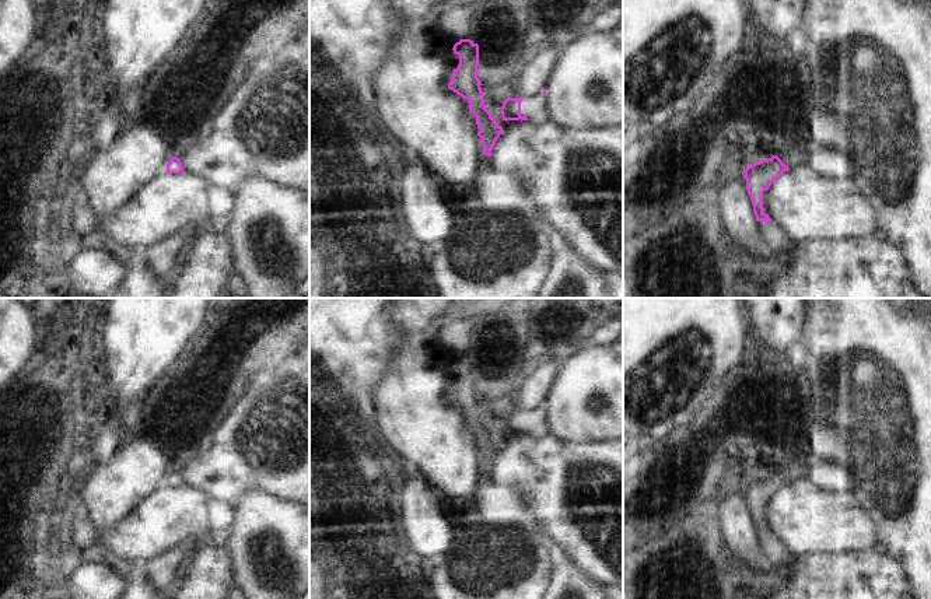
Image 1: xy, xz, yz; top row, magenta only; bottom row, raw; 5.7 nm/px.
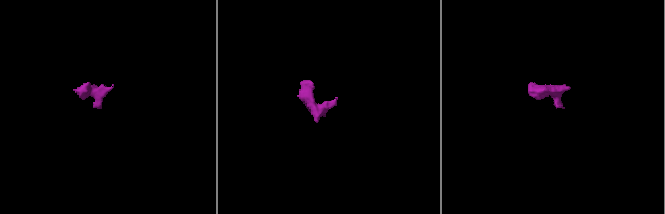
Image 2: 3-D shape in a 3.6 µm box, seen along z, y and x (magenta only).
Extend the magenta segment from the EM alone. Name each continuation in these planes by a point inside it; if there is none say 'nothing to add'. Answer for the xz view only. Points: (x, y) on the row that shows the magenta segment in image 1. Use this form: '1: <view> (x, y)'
1: xz (532, 107)

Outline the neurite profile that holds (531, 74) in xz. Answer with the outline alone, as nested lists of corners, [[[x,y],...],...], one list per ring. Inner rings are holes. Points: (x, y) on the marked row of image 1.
[[[549,39],[529,52],[511,74],[507,98],[525,98],[545,87],[560,53],[560,41]]]

